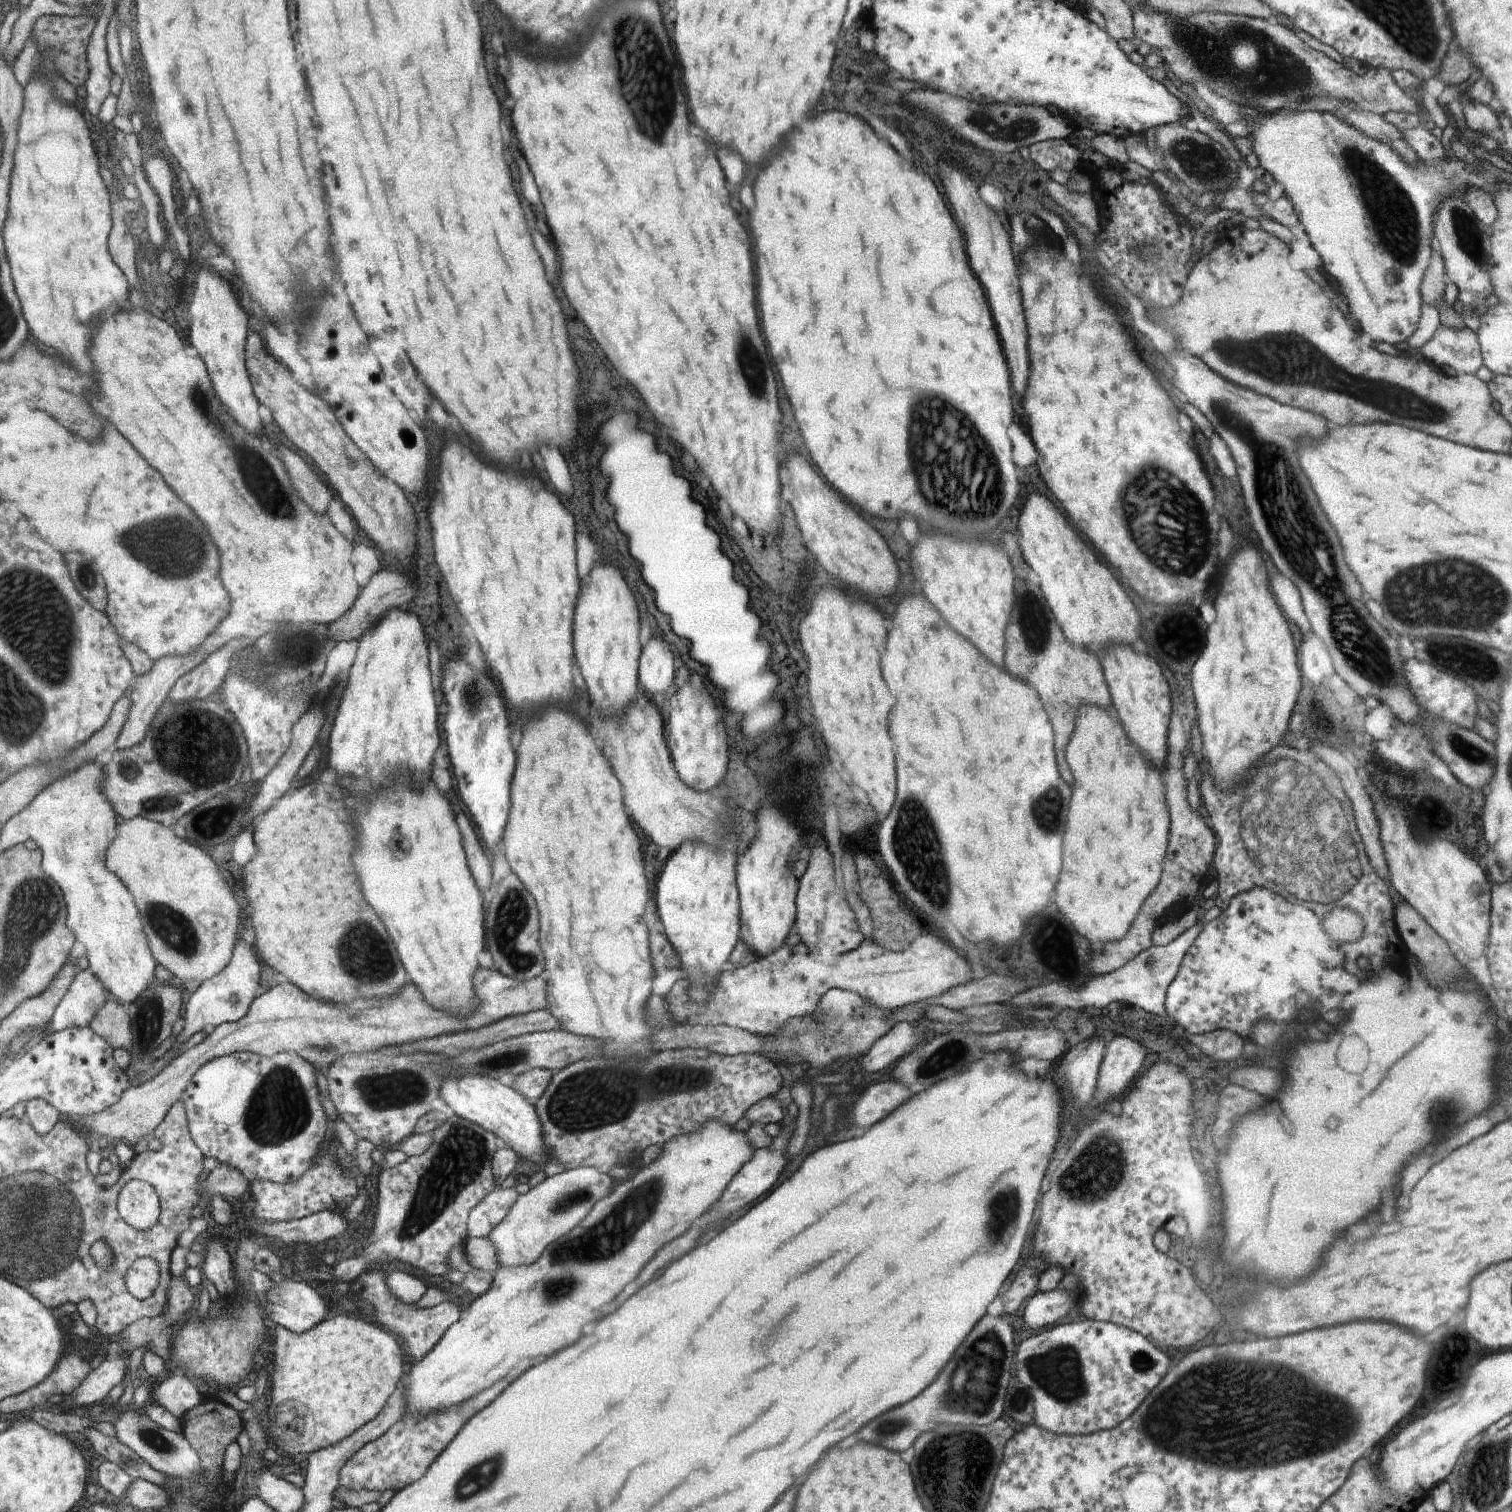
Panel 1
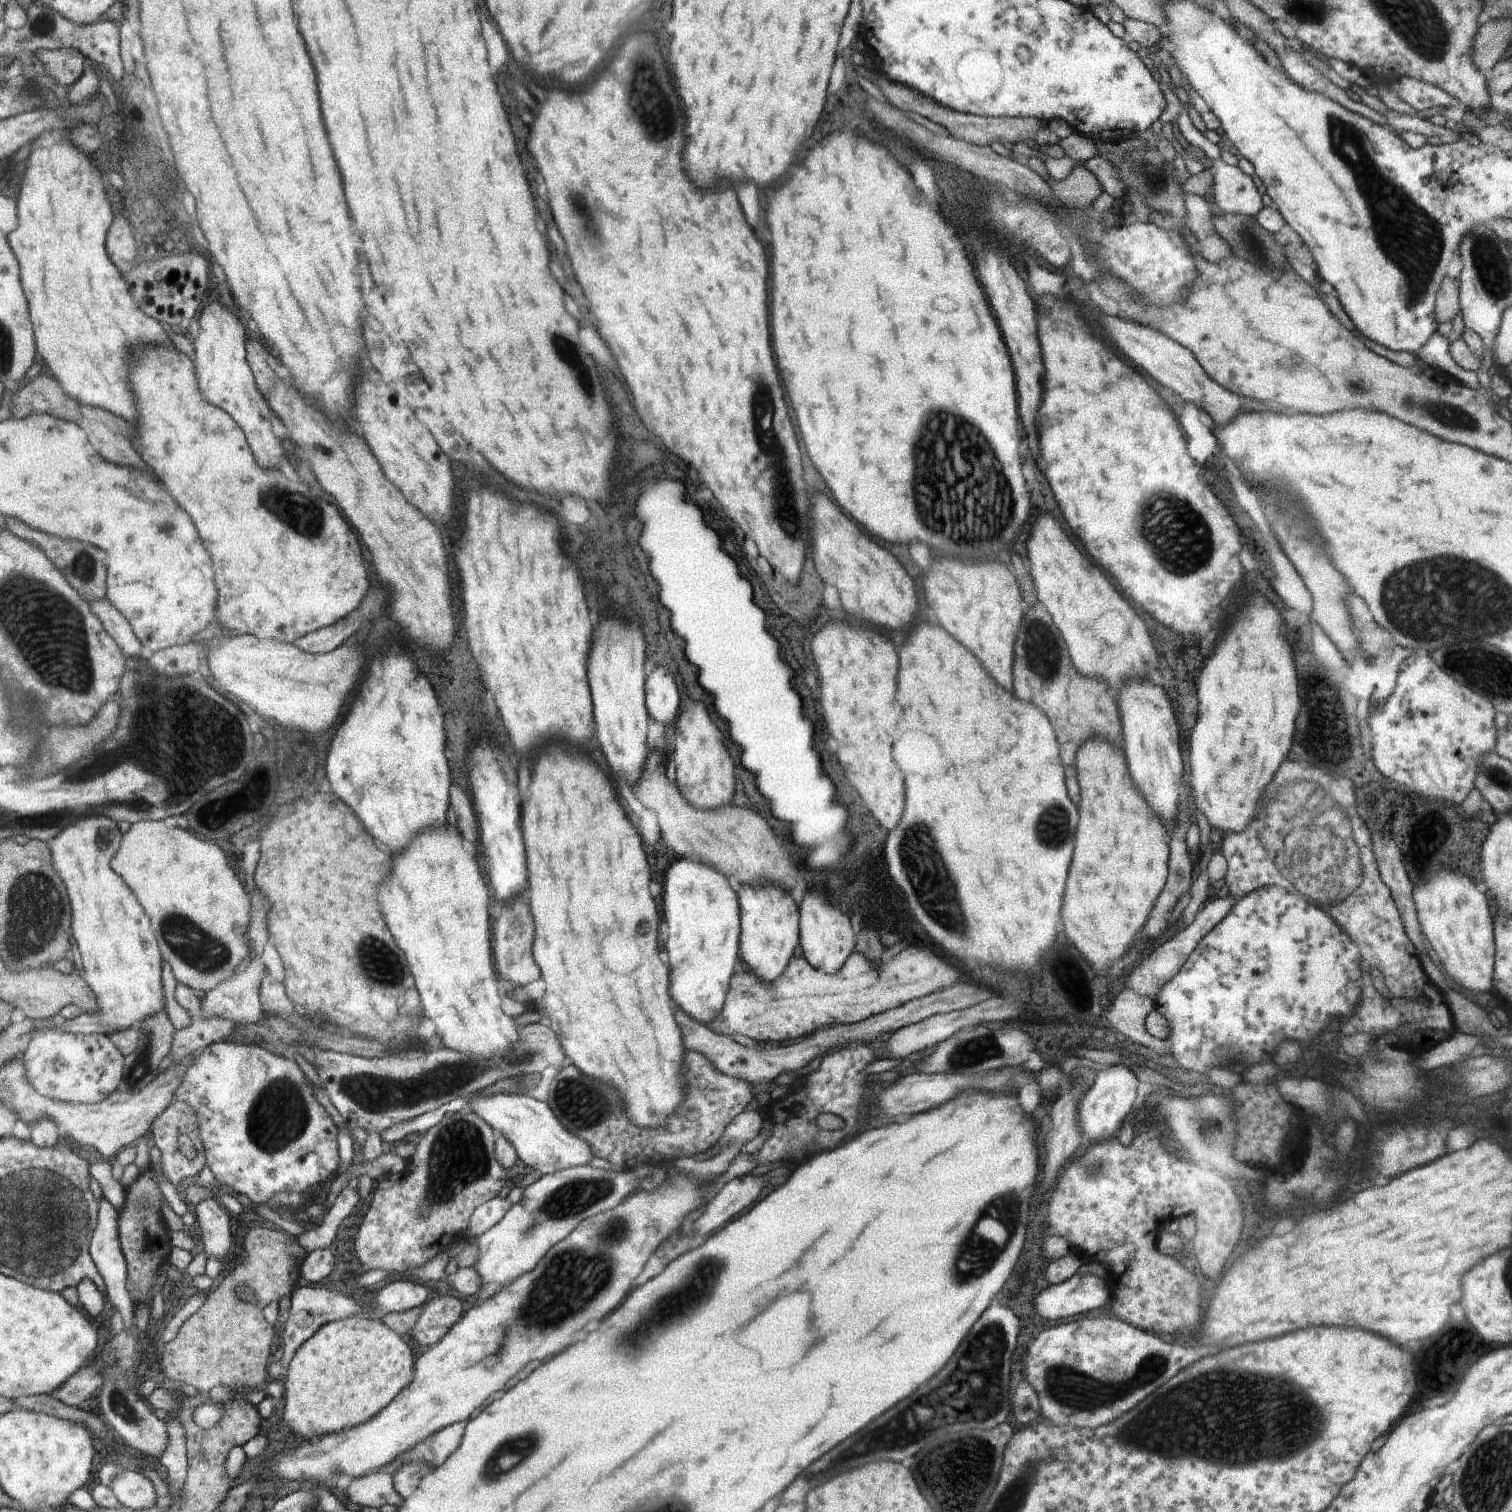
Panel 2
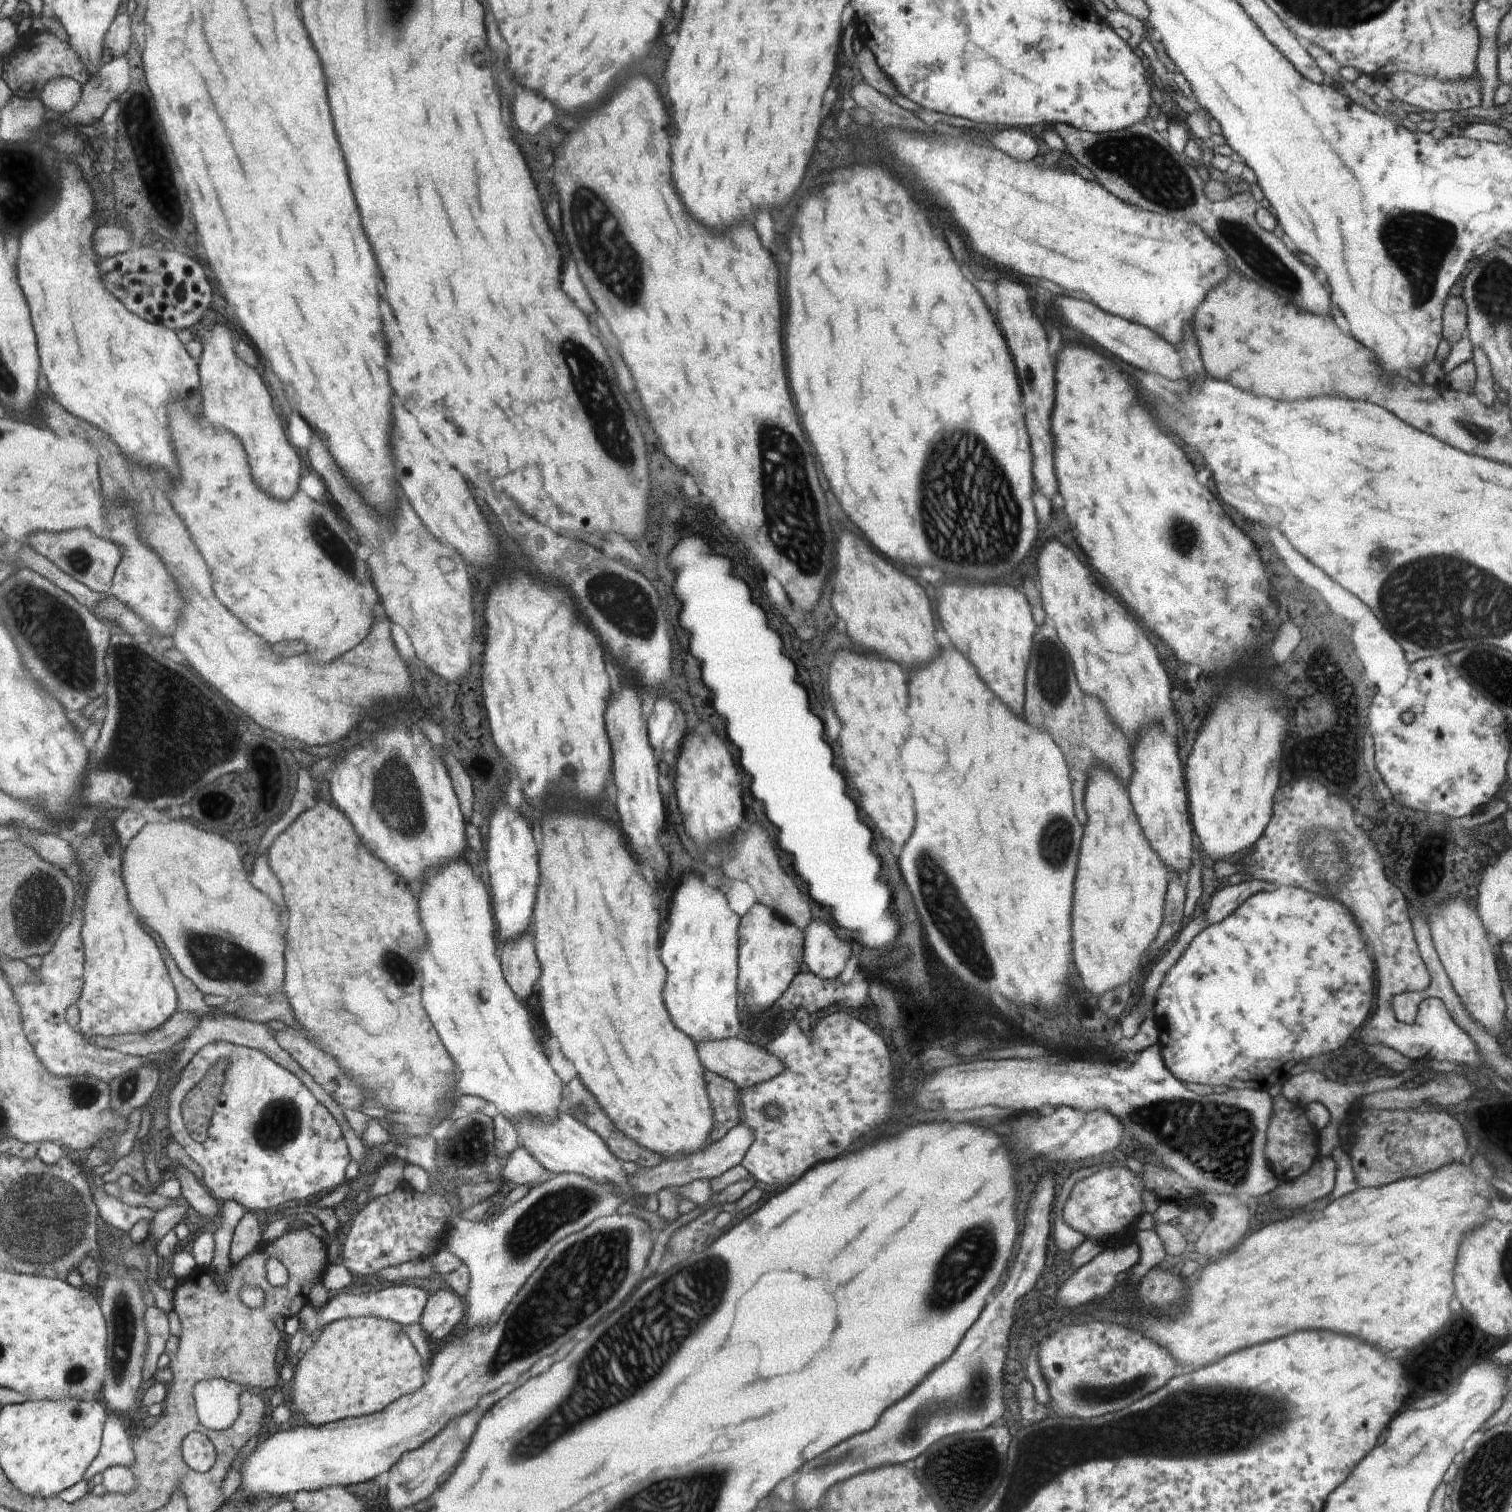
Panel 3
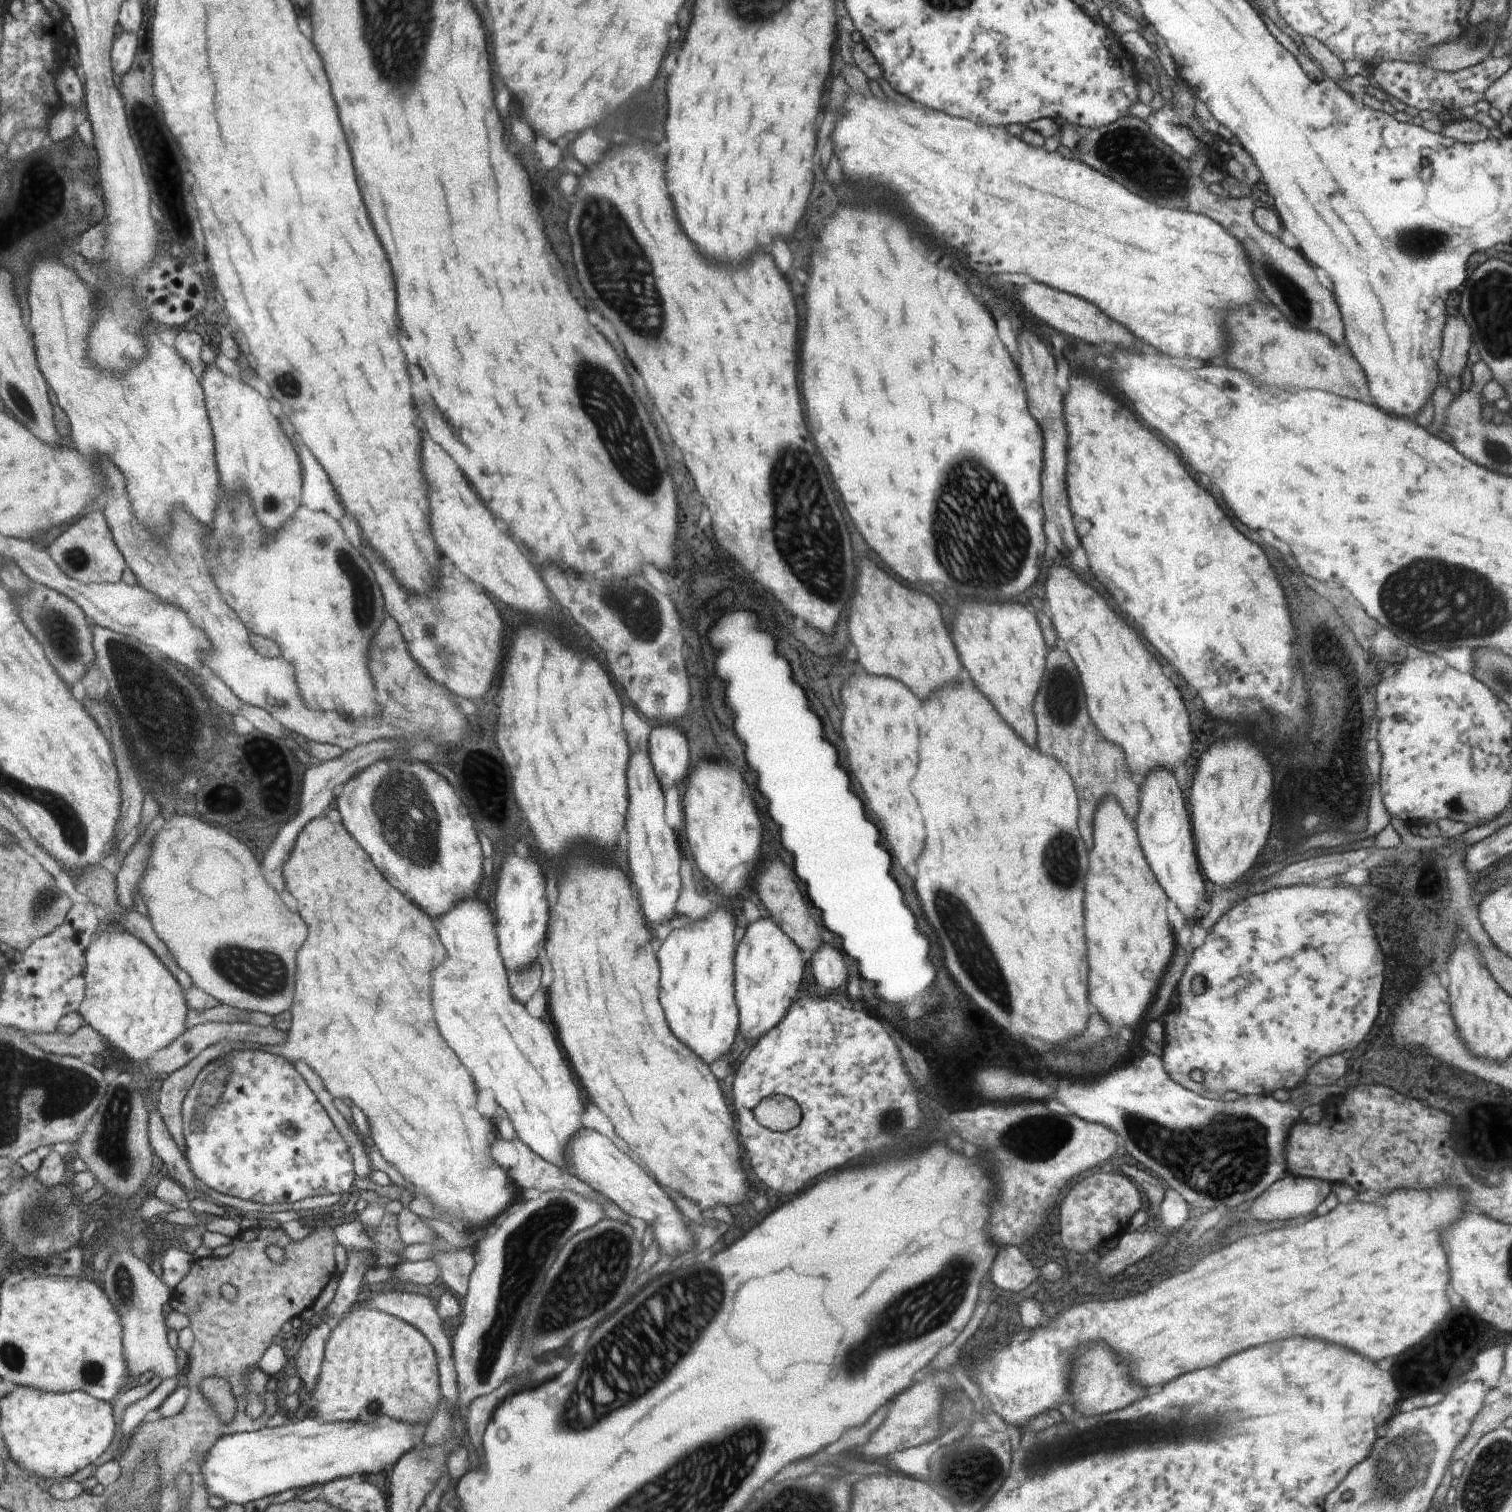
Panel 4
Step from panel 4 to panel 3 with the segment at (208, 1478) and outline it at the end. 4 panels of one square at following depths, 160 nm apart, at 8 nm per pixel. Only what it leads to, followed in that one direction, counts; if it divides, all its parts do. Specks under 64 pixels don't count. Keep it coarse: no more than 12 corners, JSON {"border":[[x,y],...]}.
{"border":[[648,1223],[558,1241],[492,1324],[383,1411],[264,1436],[242,1488],[292,1498],[389,1471],[608,1318]]}

